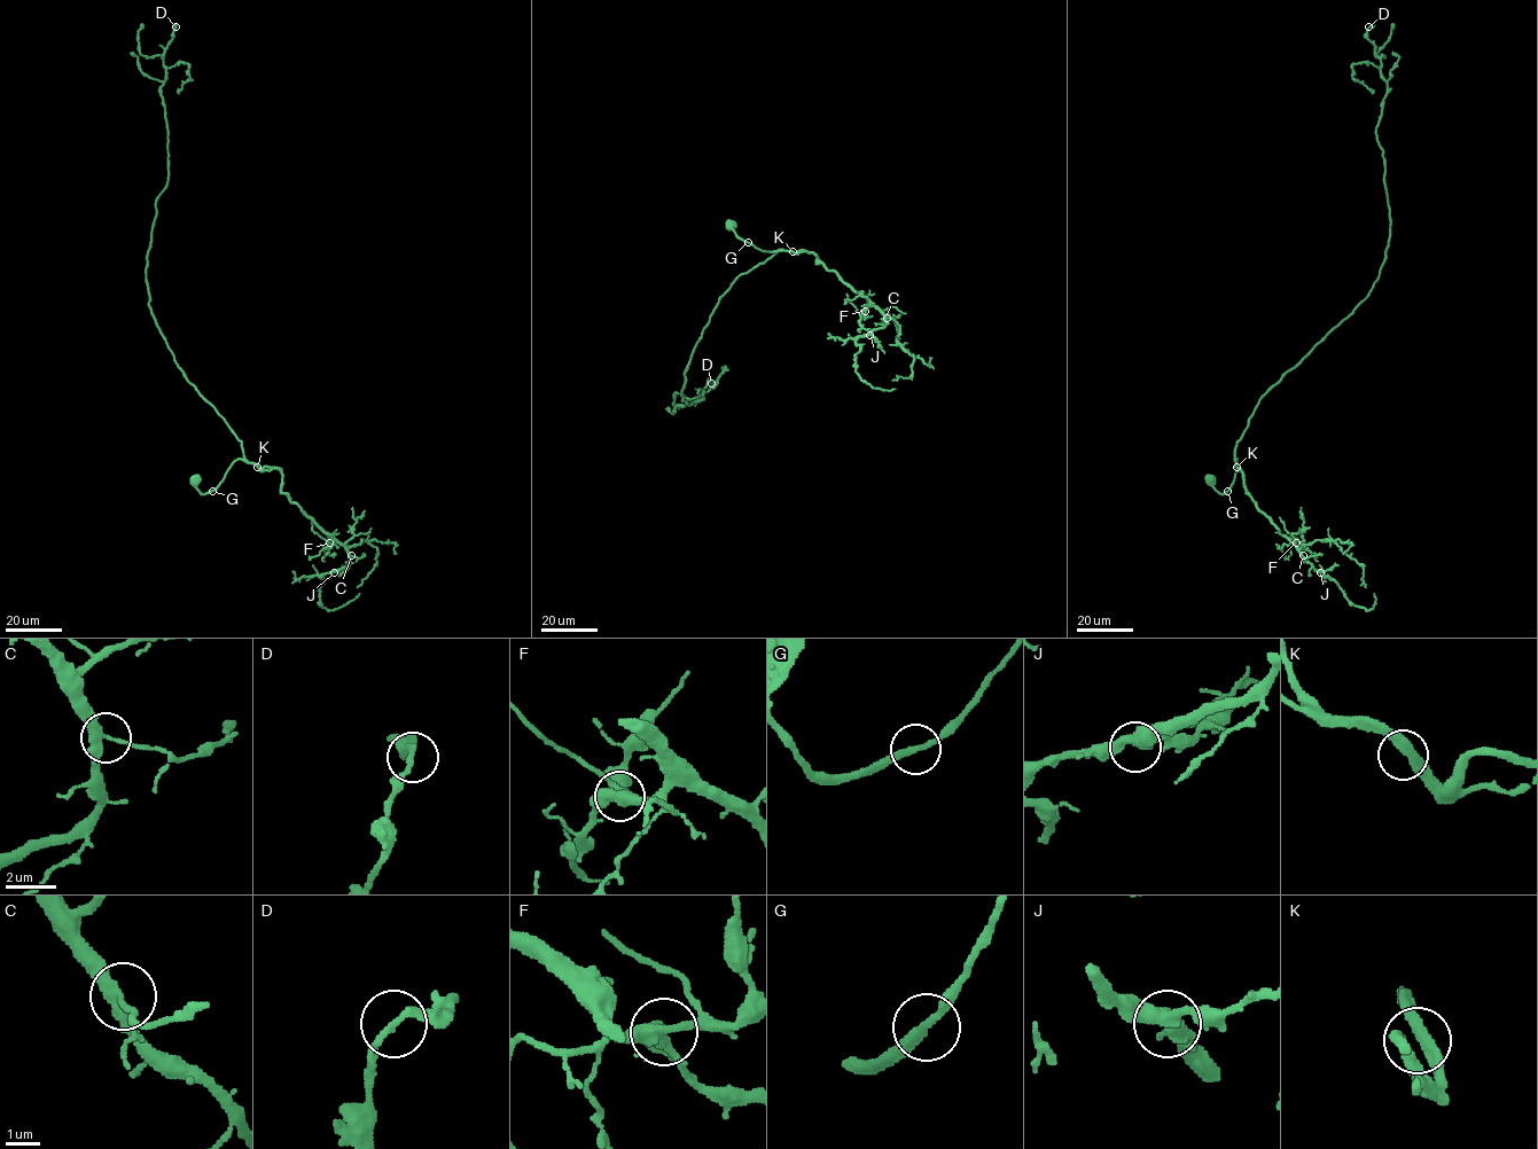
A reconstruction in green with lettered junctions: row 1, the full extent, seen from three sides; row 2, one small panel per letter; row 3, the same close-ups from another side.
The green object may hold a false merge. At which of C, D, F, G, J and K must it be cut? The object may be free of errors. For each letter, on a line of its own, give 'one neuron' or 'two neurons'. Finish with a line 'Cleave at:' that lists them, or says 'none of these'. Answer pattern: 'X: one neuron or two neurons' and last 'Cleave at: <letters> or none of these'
C: one neuron
D: one neuron
F: one neuron
G: one neuron
J: one neuron
K: one neuron
Cleave at: none of these

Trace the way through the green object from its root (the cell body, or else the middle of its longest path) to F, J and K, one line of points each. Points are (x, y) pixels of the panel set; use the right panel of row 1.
F: (1210, 481), (1225, 493), (1234, 481), (1236, 459), (1246, 493), (1296, 542)
J: (1210, 481), (1225, 493), (1234, 481), (1236, 459), (1246, 493), (1320, 572)
K: (1210, 481), (1217, 492), (1225, 493), (1234, 481), (1236, 466)

